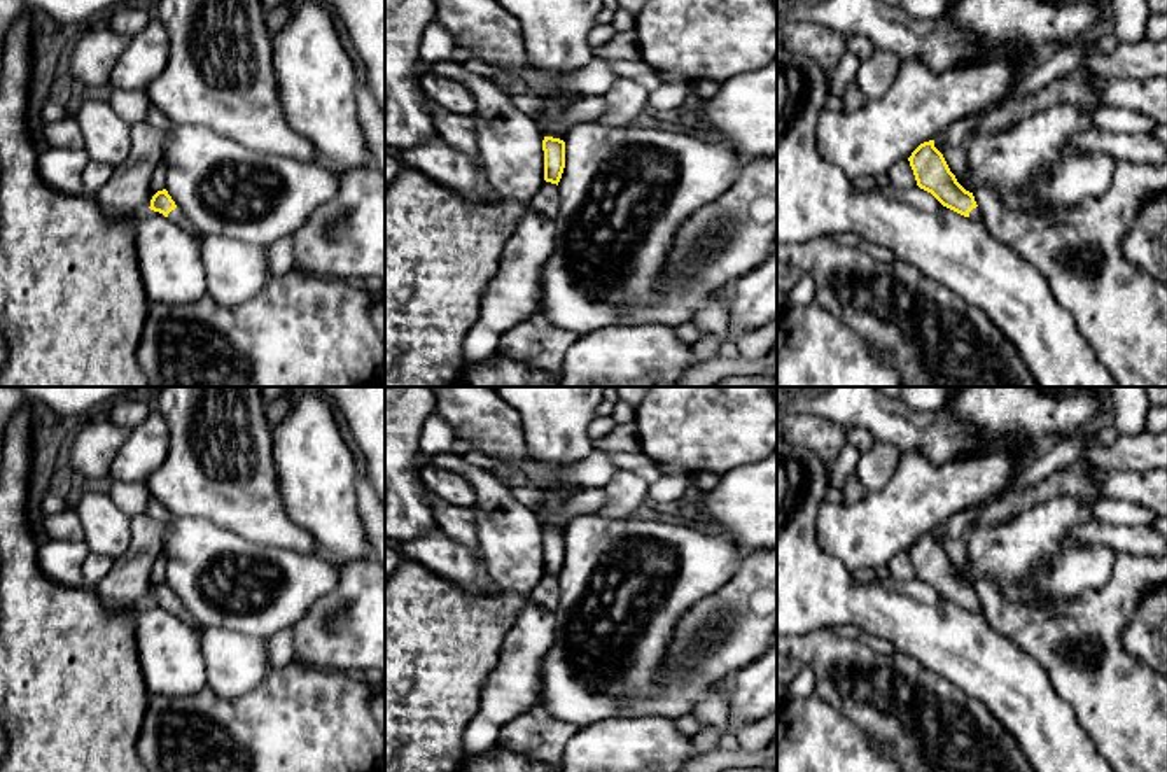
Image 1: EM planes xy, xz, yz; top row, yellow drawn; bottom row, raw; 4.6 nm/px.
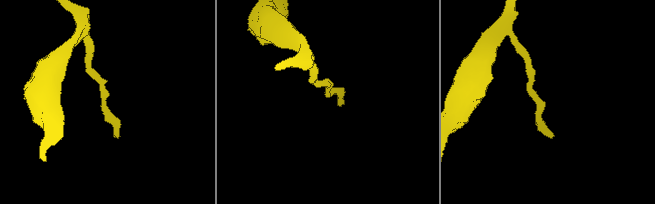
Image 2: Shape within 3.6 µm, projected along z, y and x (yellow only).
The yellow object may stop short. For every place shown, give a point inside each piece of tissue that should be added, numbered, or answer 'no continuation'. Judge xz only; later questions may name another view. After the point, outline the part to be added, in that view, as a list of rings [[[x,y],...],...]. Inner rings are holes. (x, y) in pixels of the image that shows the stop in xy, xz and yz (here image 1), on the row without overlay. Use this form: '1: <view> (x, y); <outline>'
no continuation

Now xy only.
1: xy (175, 608); [[[178,599],[168,606],[168,611],[191,625],[199,635],[203,634],[203,627],[187,613]]]

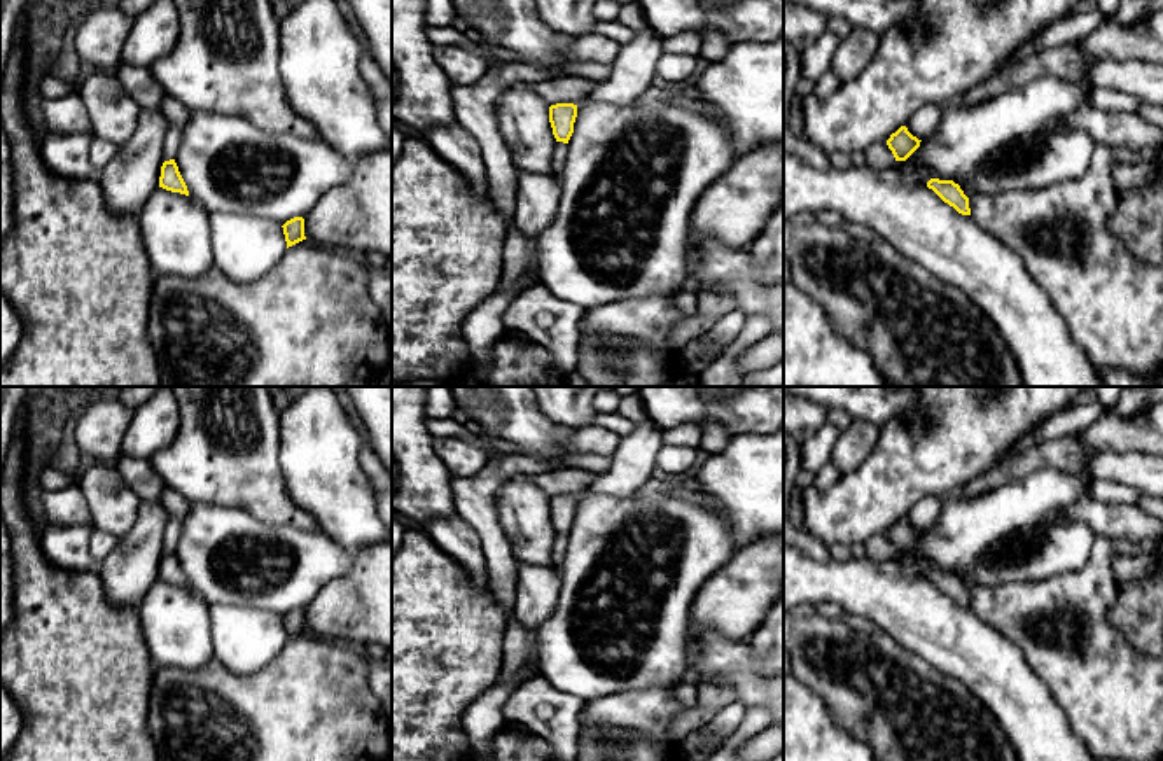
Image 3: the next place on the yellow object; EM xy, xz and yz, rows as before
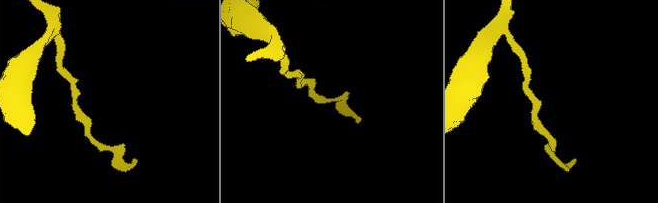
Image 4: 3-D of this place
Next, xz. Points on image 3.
no continuation

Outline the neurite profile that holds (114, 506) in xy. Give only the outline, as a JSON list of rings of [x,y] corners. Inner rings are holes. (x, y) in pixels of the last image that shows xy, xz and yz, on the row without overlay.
[[[84,462],[75,483],[89,506],[93,528],[117,539],[133,528],[142,500],[114,464]]]

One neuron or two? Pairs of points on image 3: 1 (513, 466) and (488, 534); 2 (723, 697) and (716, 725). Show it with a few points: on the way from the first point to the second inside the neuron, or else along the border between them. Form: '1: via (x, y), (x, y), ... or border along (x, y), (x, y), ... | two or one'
1: via (495, 478), (487, 487), (487, 516) | one
2: border along (733, 698), (717, 709) | two

